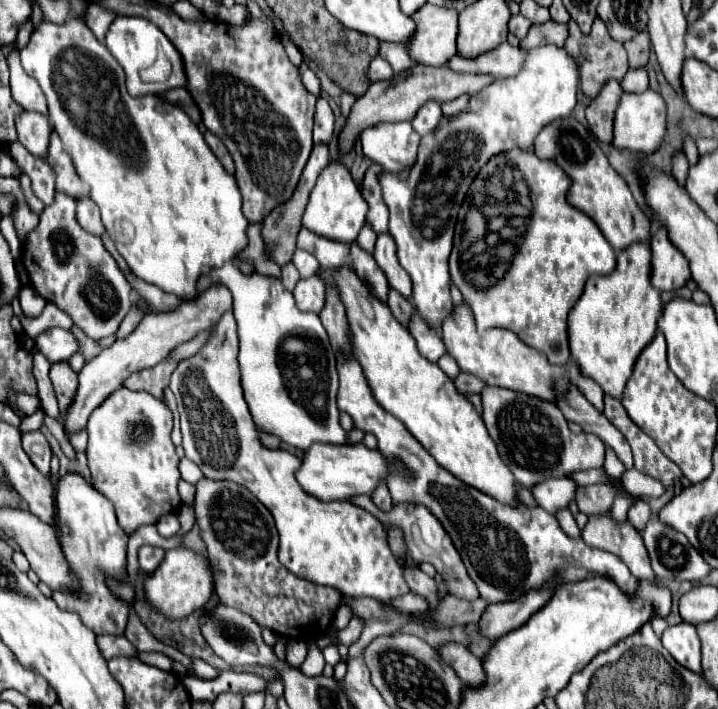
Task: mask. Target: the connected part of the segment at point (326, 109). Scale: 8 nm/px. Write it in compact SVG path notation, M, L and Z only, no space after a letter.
M319 97L317 99L317 107L315 107L315 131L313 131L315 143L329 141L331 135L333 135L333 127L335 127L333 111L331 111L327 99Z

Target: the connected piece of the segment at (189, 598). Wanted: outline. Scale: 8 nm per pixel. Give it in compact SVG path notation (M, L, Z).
M171 549L171 551L167 551L159 569L153 571L151 575L145 575L143 593L145 593L145 601L151 605L151 609L161 613L163 617L185 619L207 603L207 599L211 597L213 585L215 585L215 579L213 579L211 567L203 561L201 555L197 555L189 549Z

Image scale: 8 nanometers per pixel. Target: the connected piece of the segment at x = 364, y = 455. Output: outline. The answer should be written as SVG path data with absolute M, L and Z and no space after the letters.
M315 443L307 449L303 465L297 471L299 485L313 497L321 501L351 499L357 495L373 495L381 481L387 481L389 475L403 473L407 481L413 481L413 475L397 459L387 459L379 449L369 449L363 443L345 443L345 445L323 445Z

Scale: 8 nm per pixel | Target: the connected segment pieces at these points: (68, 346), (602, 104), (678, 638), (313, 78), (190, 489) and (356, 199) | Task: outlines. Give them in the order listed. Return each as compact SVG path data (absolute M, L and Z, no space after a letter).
M53 327L43 331L37 339L35 339L39 351L51 361L51 363L59 363L69 359L71 355L75 355L79 351L79 343L75 339L75 335L69 329L61 329L61 327Z
M609 79L601 89L601 93L585 109L589 129L599 141L613 139L613 119L615 119L615 109L621 95L623 95L621 83L615 79Z
M679 623L667 627L661 635L661 641L677 663L695 673L701 673L701 641L697 637L695 625Z
M302 63L299 67L301 80L309 93L313 93L313 95L321 95L321 84L317 75L308 68L308 65Z
M181 481L179 483L179 497L183 501L183 505L193 505L193 499L195 499L195 485L187 483L187 481Z
M333 161L321 171L315 189L311 191L311 199L309 199L309 205L305 209L301 223L303 227L311 229L313 233L321 237L341 241L341 243L351 243L353 239L357 239L359 229L365 223L365 207L367 203L361 191L357 189L349 169L341 161Z

